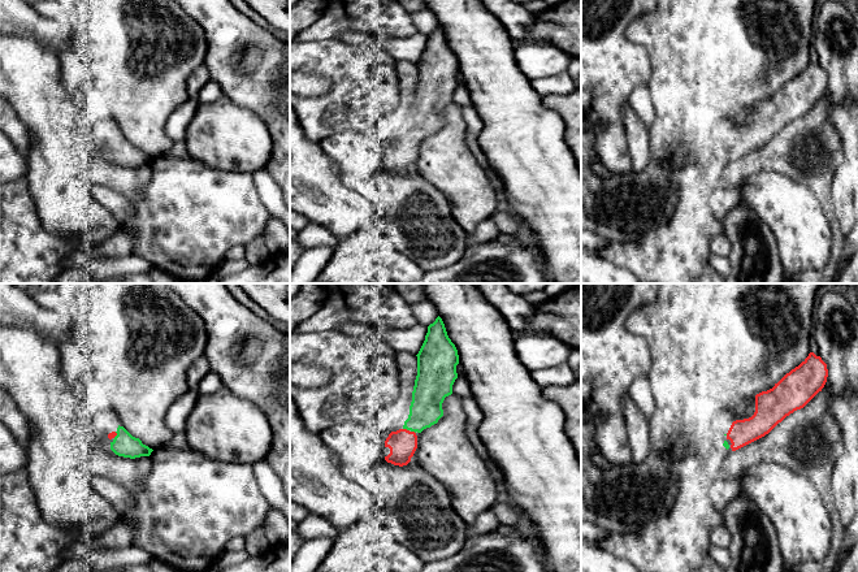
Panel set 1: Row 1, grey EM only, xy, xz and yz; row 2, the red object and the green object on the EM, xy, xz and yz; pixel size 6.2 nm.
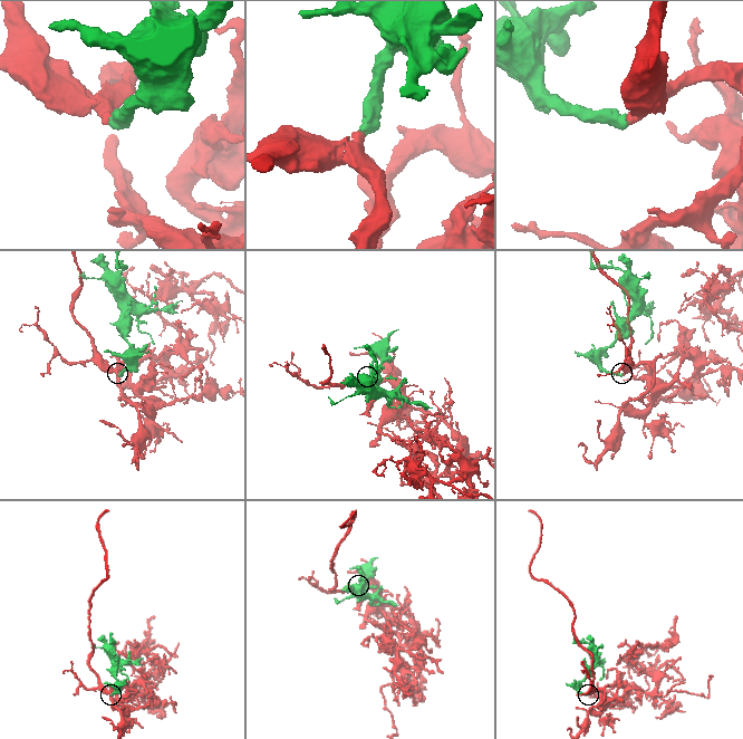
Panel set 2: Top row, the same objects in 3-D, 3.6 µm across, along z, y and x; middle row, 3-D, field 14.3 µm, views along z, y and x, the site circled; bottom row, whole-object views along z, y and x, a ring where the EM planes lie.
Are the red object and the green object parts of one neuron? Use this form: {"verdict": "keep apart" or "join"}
{"verdict": "join"}

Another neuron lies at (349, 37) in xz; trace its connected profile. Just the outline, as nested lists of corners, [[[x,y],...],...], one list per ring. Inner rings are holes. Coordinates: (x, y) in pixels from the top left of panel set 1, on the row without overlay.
[[[344,31],[337,36],[339,40],[344,40],[346,43],[356,44],[356,46],[374,46],[377,47],[376,40],[370,35],[365,35],[361,32]]]

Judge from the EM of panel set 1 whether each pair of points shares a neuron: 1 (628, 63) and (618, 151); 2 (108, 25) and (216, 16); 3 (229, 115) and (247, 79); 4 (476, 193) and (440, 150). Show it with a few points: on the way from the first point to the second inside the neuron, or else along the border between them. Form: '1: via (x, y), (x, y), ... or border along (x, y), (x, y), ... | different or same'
1: via (611, 85), (611, 129) | same
2: border along (186, 13), (203, 30), (207, 46) | different
3: border along (224, 94), (237, 104), (252, 111), (261, 120) | different
4: via (466, 182), (443, 160) | same

